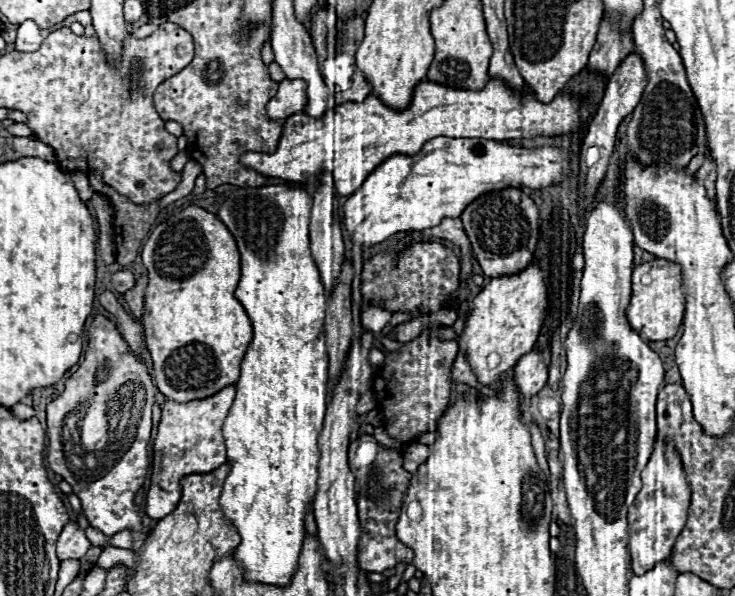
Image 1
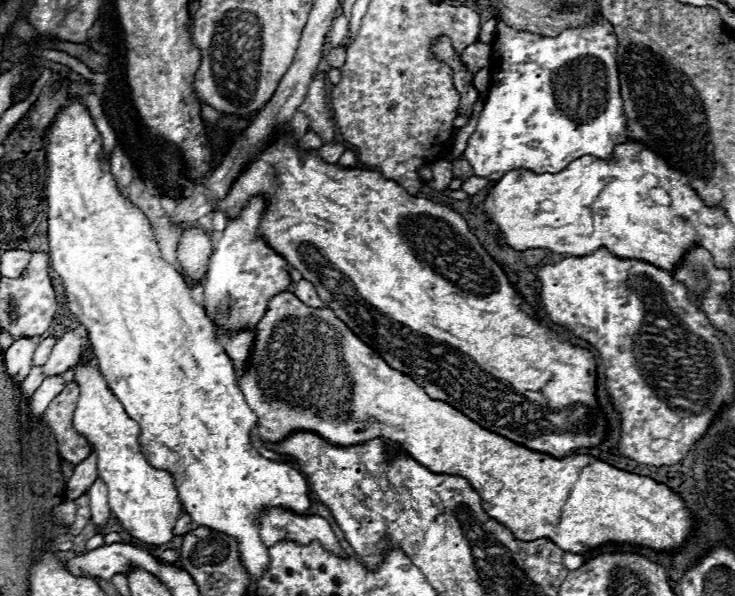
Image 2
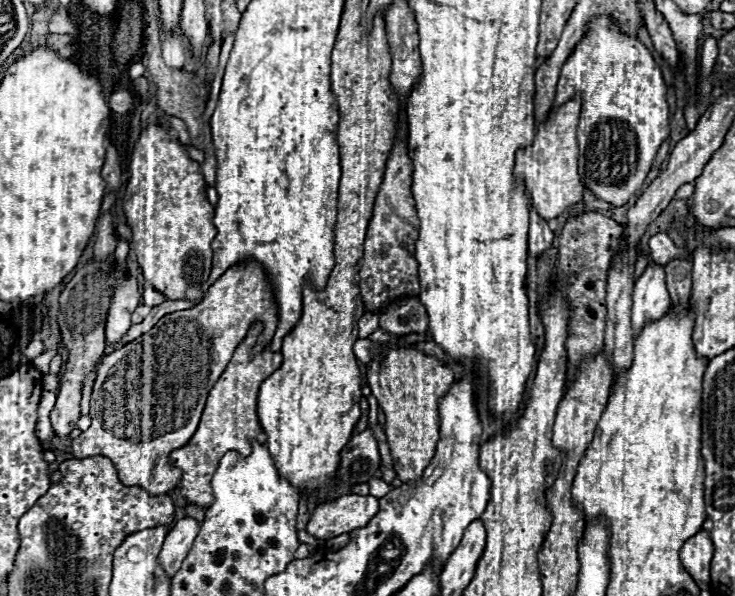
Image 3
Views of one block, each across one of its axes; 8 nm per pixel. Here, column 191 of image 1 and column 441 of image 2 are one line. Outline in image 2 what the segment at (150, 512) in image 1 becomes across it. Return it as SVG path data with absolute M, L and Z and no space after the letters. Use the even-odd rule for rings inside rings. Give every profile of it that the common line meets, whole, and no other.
M292 292L278 294L268 304L268 312L256 326L252 356L246 370L238 376L238 386L258 418L258 434L264 442L282 444L292 432L302 430L314 432L342 448L364 444L374 438L398 444L402 452L430 472L466 478L480 494L486 514L508 526L520 540L550 538L564 552L582 556L602 546L620 544L676 554L696 532L696 518L686 502L668 486L646 476L618 470L590 454L554 458L484 430L446 402L428 398L412 378L390 368L382 356L364 344L330 308L310 308Z

